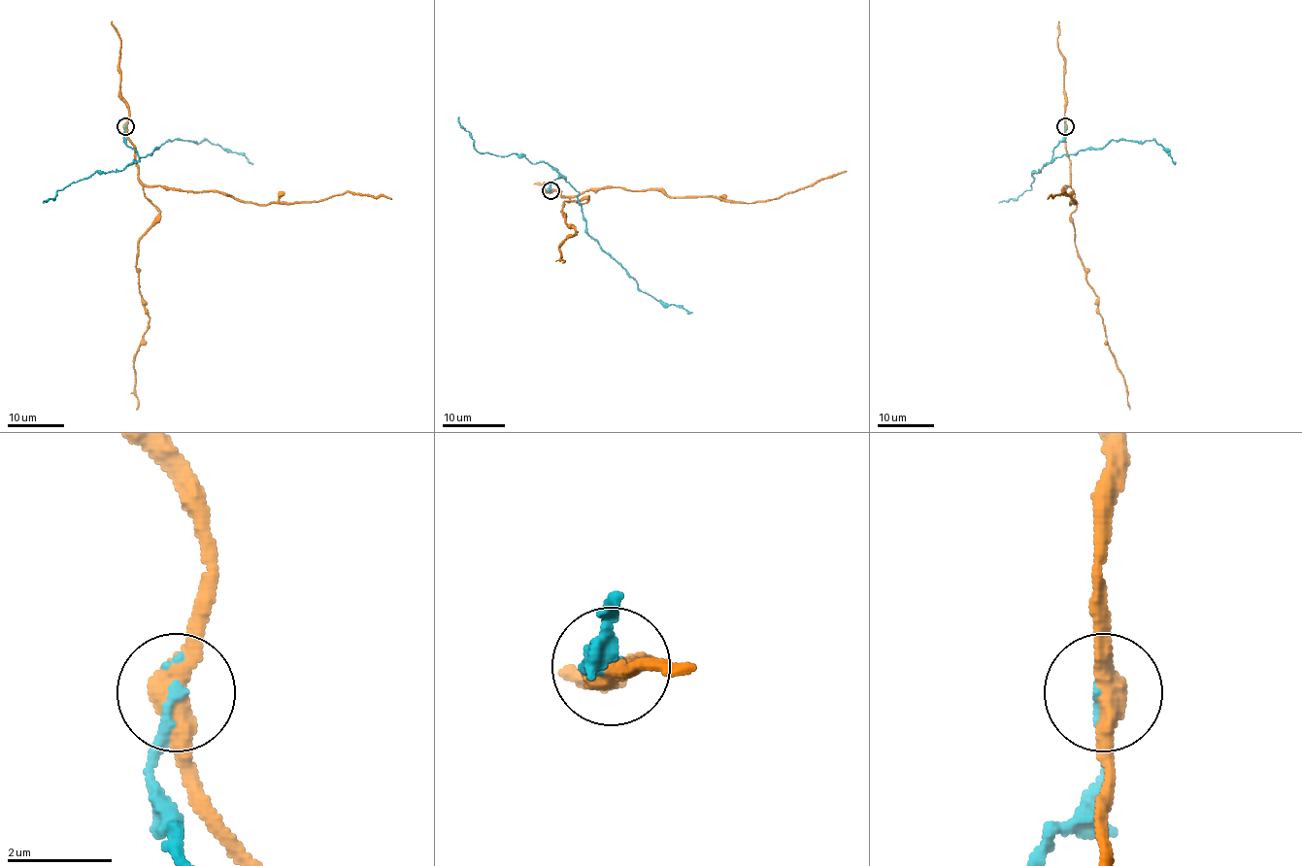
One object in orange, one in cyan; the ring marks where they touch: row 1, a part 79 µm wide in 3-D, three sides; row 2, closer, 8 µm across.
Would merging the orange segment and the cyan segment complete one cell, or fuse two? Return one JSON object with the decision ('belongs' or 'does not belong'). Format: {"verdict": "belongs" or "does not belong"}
{"verdict": "does not belong"}

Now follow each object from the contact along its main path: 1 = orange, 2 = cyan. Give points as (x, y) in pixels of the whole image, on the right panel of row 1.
1: (1065, 126), (1069, 185), (1065, 185), (1062, 191), (1071, 198), (1071, 205), (1077, 202), (1065, 192), (1047, 199)
2: (1065, 126), (1053, 158), (1125, 139), (1153, 140), (1175, 164)

